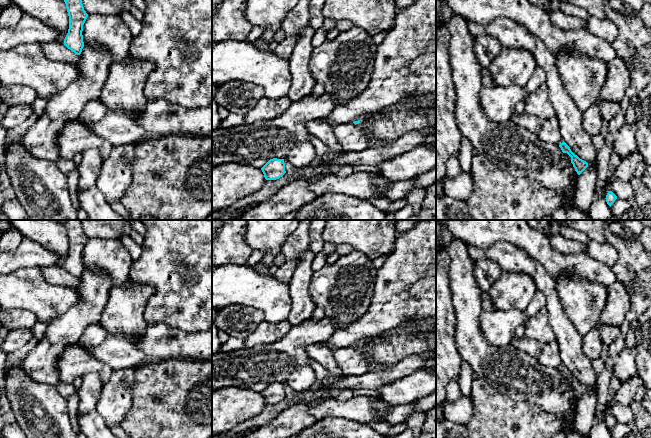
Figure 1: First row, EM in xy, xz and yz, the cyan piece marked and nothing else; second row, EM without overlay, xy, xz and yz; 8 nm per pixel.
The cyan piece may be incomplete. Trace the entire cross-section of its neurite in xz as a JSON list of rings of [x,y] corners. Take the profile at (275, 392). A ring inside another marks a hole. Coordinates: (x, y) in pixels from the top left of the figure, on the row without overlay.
[[[270,383],[261,394],[266,404],[279,403],[286,397],[284,383]]]

